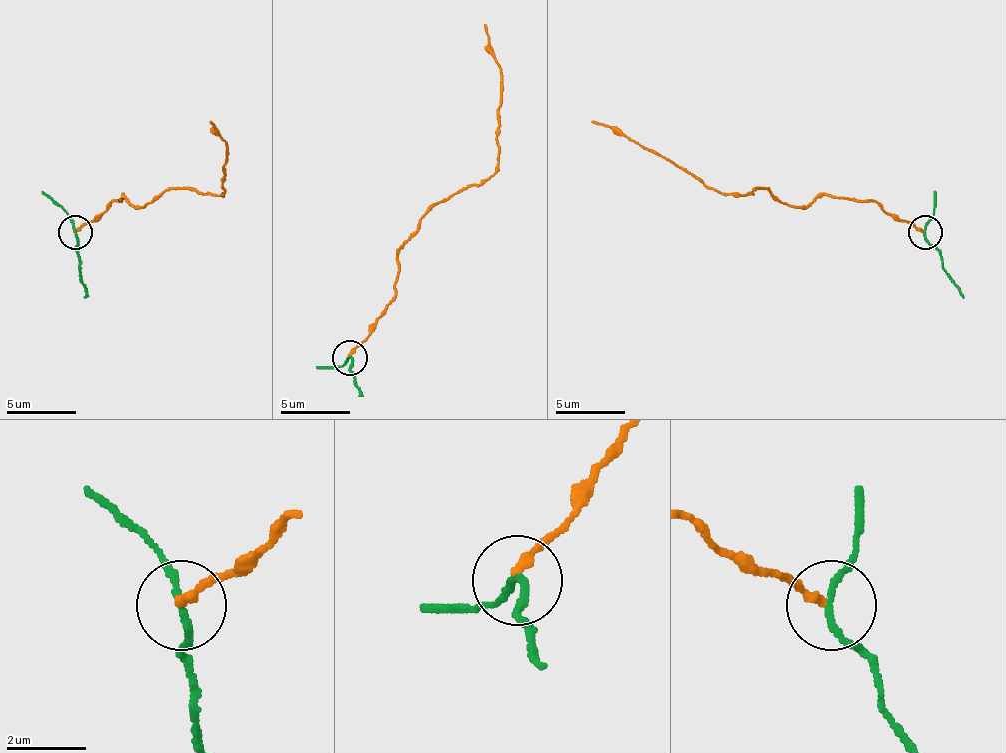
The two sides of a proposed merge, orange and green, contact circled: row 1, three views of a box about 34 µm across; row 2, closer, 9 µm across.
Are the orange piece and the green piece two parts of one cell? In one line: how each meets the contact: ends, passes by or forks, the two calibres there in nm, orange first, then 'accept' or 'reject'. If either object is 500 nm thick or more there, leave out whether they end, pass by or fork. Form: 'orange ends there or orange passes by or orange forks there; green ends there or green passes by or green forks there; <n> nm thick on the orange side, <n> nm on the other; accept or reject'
orange ends there; green passes by; 200 nm thick on the orange side, 160 nm on the other; reject

